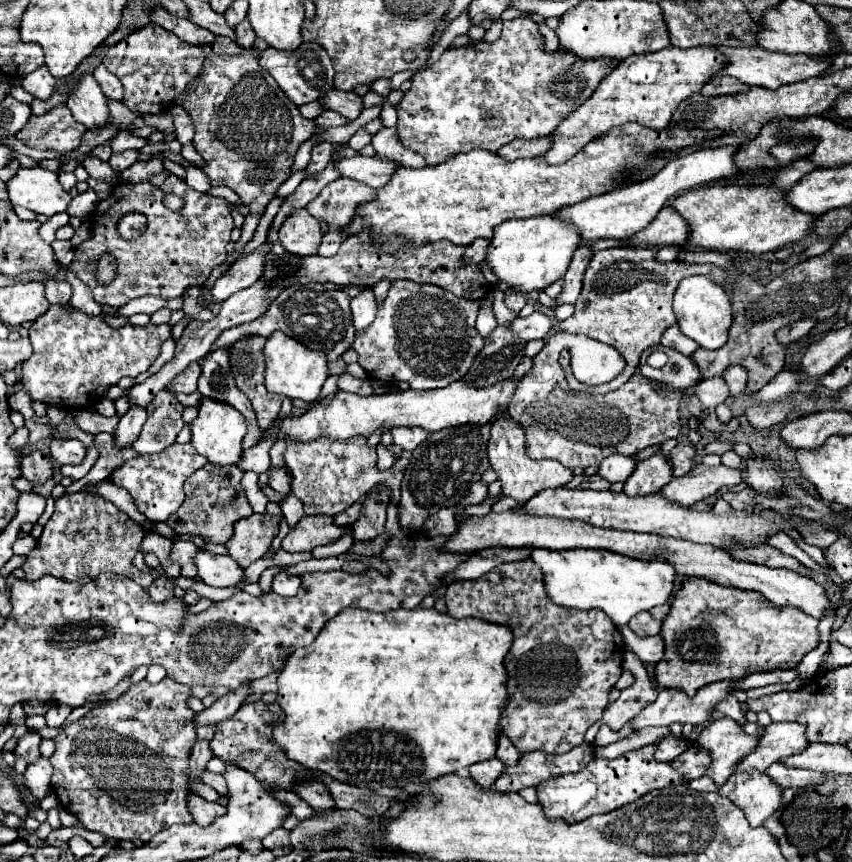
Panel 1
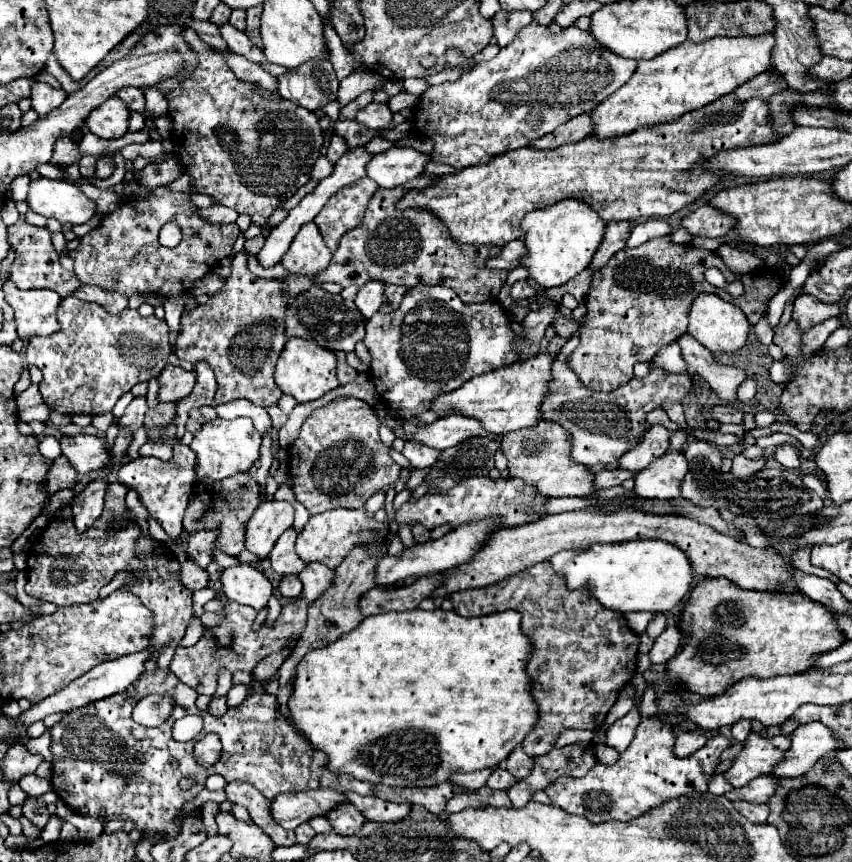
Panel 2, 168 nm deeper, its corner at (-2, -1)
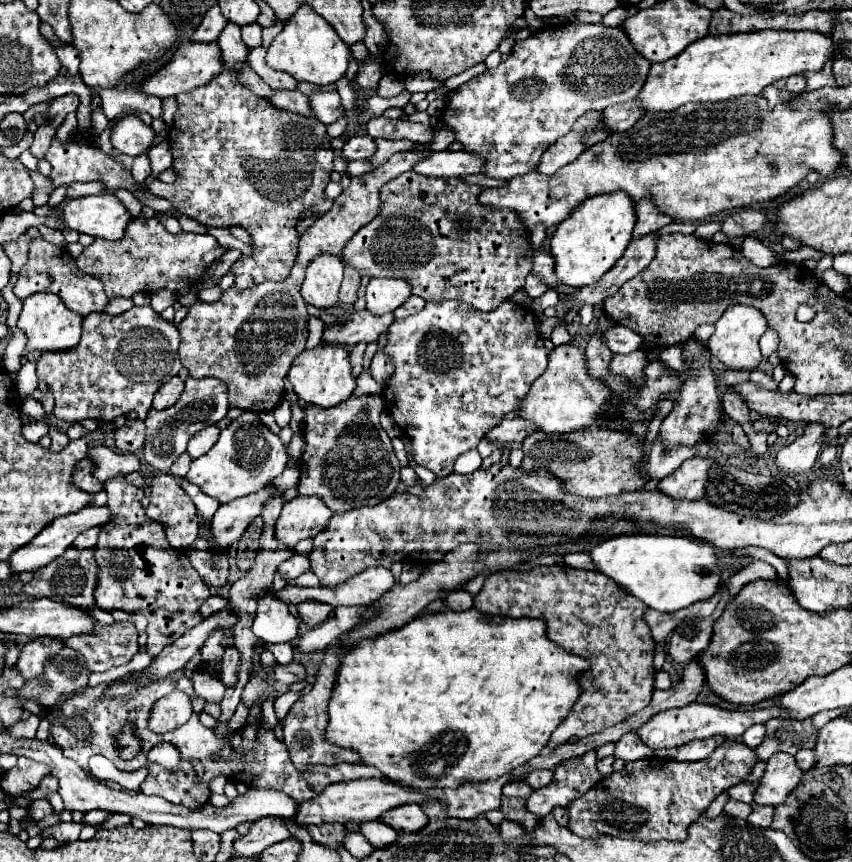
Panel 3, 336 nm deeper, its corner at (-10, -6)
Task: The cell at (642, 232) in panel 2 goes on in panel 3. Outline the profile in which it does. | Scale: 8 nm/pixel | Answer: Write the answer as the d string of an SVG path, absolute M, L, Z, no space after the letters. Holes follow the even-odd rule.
M708 222L708 224L700 224L698 230L694 232L694 236L704 238L704 240L710 240L716 232L720 232L720 224L718 222Z

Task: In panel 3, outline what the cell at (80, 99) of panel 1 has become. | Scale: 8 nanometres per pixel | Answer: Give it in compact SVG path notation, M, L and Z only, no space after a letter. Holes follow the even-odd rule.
M134 114L122 118L112 130L112 146L128 156L144 154L152 146L154 138L156 134L152 126L146 126Z

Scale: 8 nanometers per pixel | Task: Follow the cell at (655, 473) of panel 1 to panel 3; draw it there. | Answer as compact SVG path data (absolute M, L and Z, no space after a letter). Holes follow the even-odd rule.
M694 456L688 462L684 462L676 474L666 476L664 480L660 480L658 490L662 490L664 494L676 498L676 500L698 500L704 498L706 494L706 482L708 482L708 470L712 466L716 466L718 462L712 458L700 458Z

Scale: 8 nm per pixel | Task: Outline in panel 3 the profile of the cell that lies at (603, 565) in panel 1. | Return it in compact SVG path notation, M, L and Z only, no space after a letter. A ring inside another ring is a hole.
M622 534L590 550L598 570L660 612L676 612L712 598L722 582L716 548L680 534Z

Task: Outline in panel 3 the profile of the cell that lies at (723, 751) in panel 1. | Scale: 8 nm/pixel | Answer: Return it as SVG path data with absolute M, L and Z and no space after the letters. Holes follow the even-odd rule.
M778 752L766 764L766 772L760 778L760 788L754 794L754 802L760 806L784 804L788 794L796 790L802 780L802 770L796 766L794 756Z

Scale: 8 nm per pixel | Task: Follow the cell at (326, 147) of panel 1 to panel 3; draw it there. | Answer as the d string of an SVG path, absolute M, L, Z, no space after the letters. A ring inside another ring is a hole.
M354 136L344 144L348 160L368 160L376 152L376 142L370 136Z

